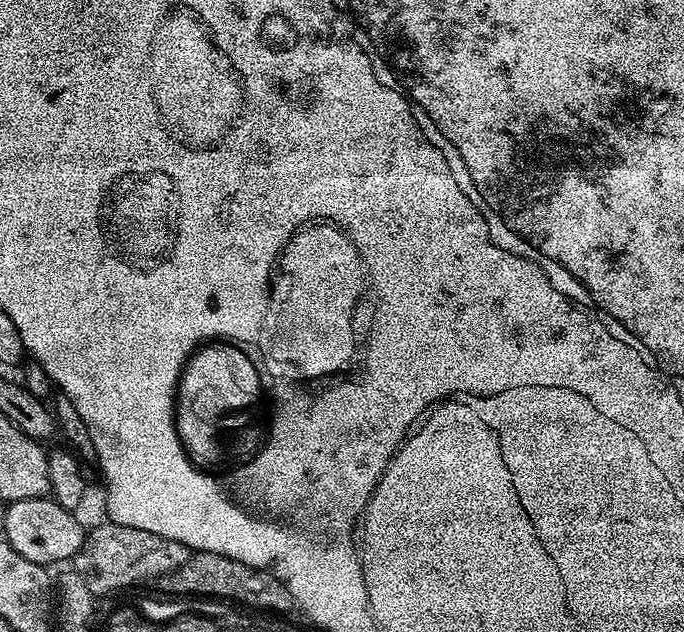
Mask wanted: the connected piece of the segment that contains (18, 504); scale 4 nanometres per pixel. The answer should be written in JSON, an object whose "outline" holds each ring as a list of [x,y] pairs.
{"outline":[[[39,496],[13,500],[5,508],[8,509],[4,512],[3,539],[14,550],[18,550],[22,558],[30,558],[30,562],[53,566],[52,564],[60,564],[63,560],[71,561],[84,545],[86,528],[76,521],[77,513],[67,512],[54,499]]]}

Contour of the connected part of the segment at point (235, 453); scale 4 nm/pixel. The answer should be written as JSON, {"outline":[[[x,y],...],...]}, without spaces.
{"outline":[[[206,334],[206,338],[197,338],[192,347],[182,357],[178,365],[178,374],[174,378],[172,397],[170,398],[170,410],[168,420],[173,422],[173,431],[179,442],[180,453],[185,456],[186,463],[190,465],[190,470],[196,472],[196,476],[205,476],[208,480],[229,480],[231,476],[236,476],[236,472],[244,472],[244,468],[252,468],[252,464],[260,456],[264,456],[268,444],[272,444],[272,420],[278,418],[280,400],[272,400],[272,388],[274,384],[264,384],[264,372],[260,372],[260,364],[240,348],[240,344],[232,344],[232,340],[224,340],[224,336],[212,336]]]}

